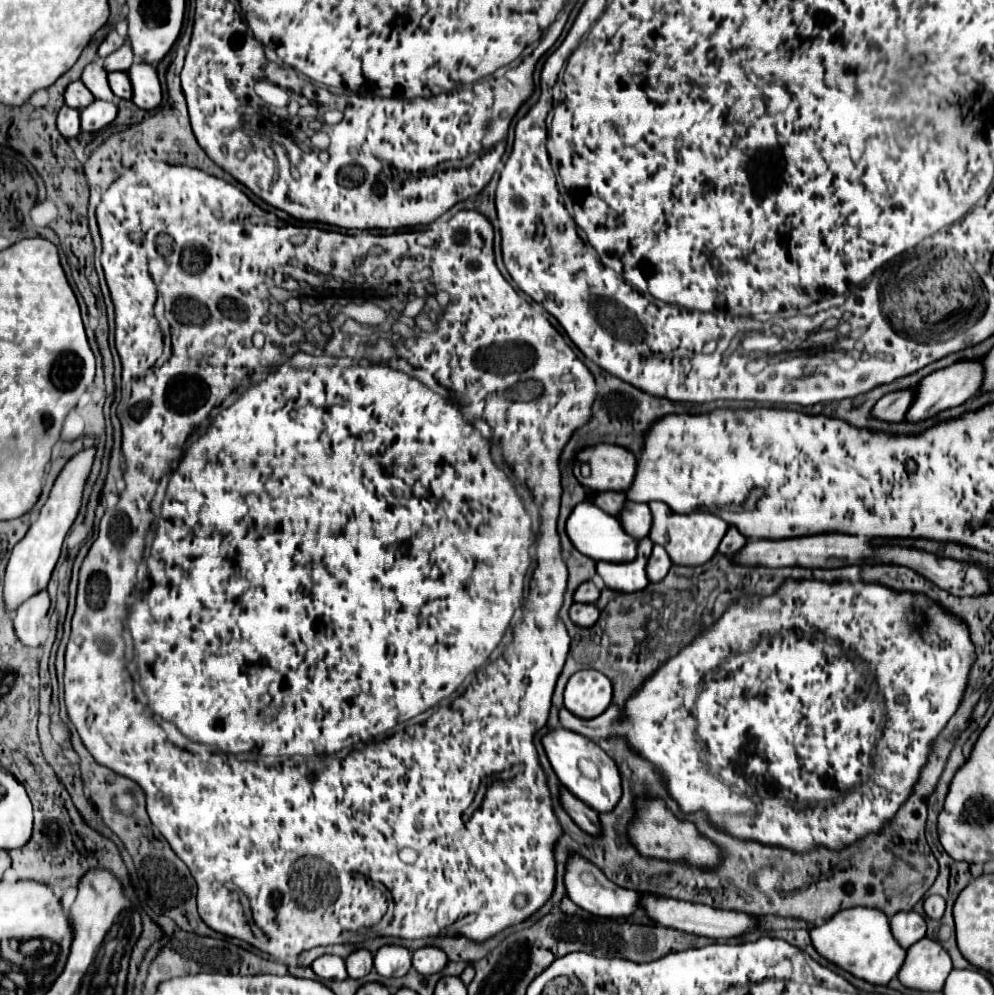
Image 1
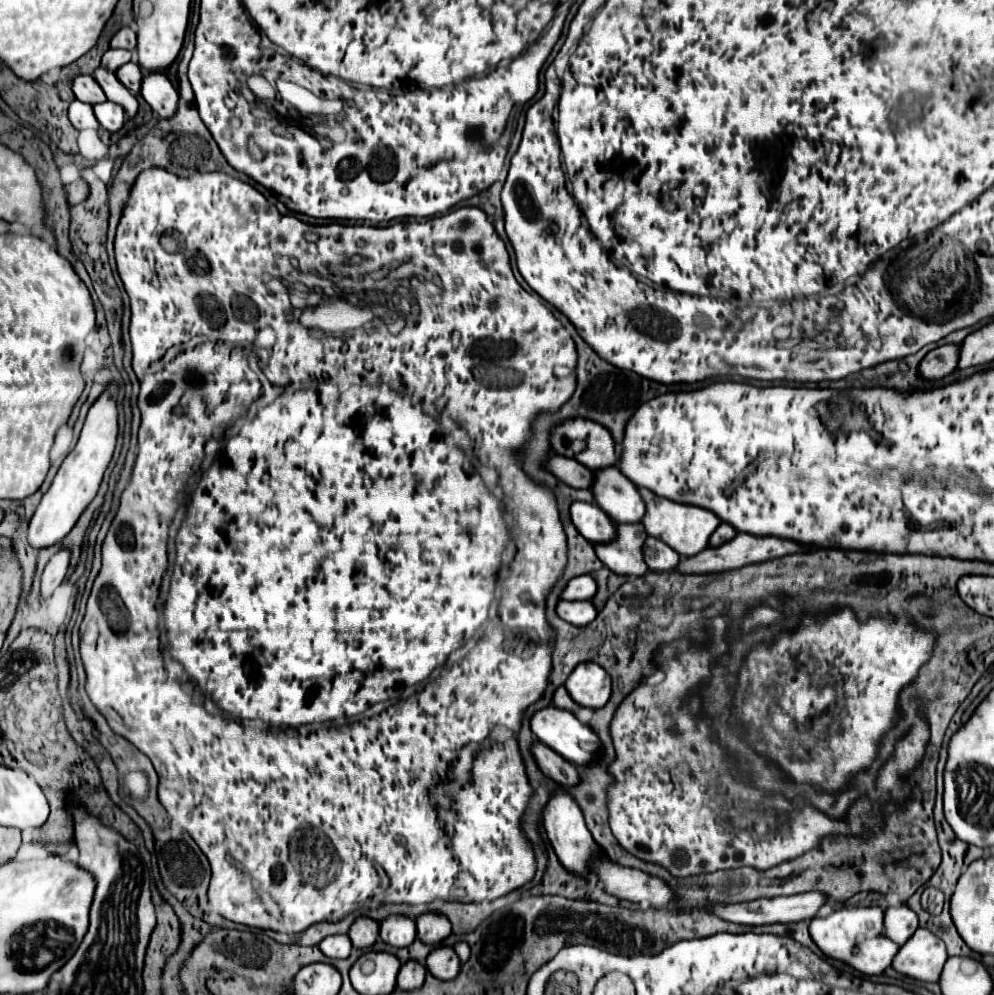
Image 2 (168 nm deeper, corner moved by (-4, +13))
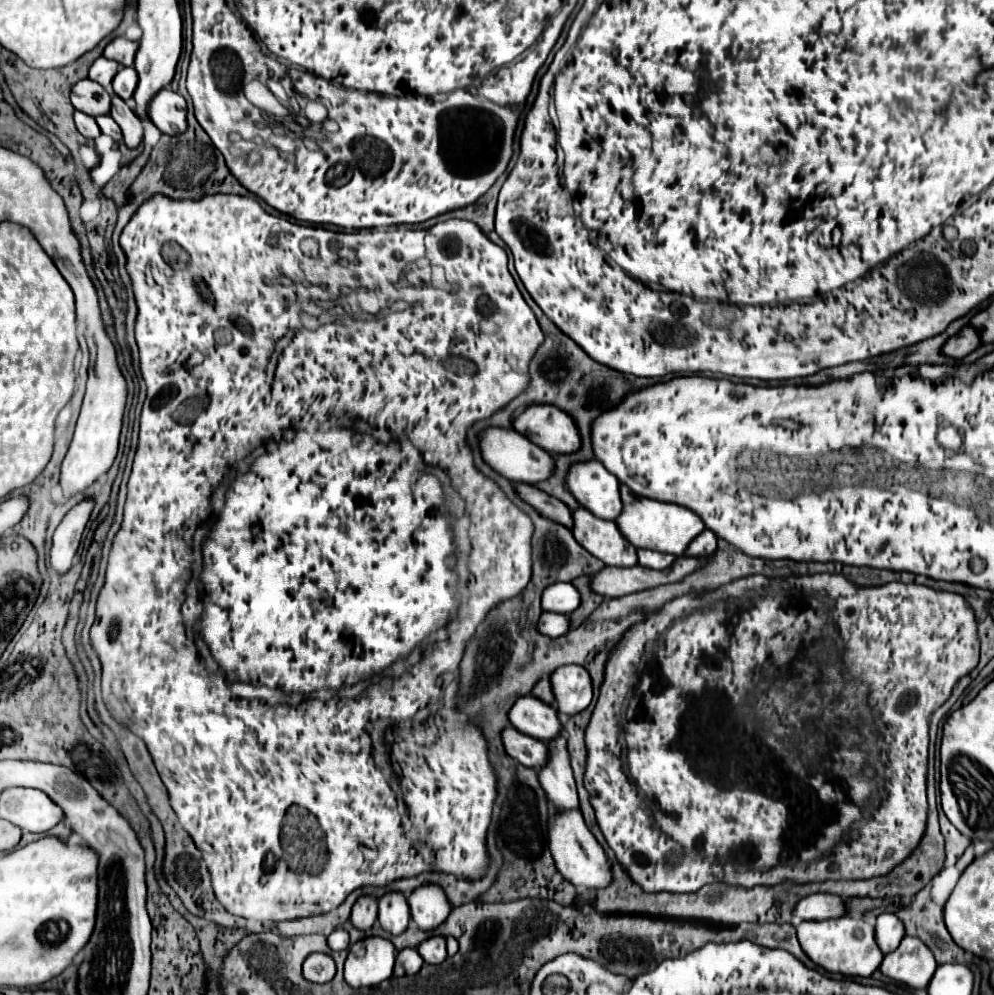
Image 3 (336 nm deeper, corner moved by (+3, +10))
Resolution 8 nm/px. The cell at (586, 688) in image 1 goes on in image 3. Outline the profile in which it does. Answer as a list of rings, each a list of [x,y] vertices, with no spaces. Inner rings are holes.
[[[562,665],[552,673],[556,709],[566,715],[584,711],[592,701],[592,679],[582,665]]]

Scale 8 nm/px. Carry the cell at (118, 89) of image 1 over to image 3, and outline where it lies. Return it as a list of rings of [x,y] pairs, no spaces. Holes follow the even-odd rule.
[[[120,67],[120,71],[116,73],[116,77],[112,81],[112,87],[114,87],[114,93],[118,93],[118,97],[122,97],[126,101],[132,97],[136,83],[138,83],[136,69],[134,67]]]

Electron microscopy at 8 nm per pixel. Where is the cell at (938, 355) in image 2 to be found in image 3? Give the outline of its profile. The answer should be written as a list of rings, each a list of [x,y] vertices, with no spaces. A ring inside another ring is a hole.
[[[964,327],[958,335],[950,337],[944,347],[942,347],[942,355],[952,357],[952,359],[962,359],[968,353],[972,353],[978,347],[978,333],[974,333],[974,329]]]

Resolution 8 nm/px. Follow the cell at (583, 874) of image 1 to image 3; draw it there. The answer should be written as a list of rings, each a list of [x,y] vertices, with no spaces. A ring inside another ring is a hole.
[[[558,737],[558,741],[550,741],[550,765],[538,773],[538,781],[546,793],[548,803],[554,813],[564,813],[578,809],[578,793],[570,769],[570,761],[566,757],[566,739]]]

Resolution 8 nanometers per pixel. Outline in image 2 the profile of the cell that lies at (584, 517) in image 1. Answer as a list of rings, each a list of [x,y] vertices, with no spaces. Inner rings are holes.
[[[573,502],[569,508],[569,514],[579,534],[589,542],[597,544],[597,542],[607,542],[615,538],[613,520],[597,504]]]

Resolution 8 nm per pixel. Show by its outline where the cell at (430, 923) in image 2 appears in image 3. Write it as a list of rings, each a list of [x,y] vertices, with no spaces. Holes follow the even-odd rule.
[[[426,885],[410,893],[408,897],[412,921],[420,931],[434,931],[440,927],[450,915],[452,907],[444,895],[444,891],[436,885]]]

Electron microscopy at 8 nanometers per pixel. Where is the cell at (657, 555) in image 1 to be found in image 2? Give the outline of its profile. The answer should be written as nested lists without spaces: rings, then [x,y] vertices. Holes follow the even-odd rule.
[[[657,538],[645,540],[643,556],[645,556],[645,564],[649,566],[651,572],[669,572],[681,560],[681,556],[673,548],[669,548],[665,542],[661,542]]]

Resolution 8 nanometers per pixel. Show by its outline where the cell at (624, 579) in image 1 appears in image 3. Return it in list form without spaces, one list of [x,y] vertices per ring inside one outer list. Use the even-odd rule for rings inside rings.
[[[580,507],[574,511],[576,541],[594,557],[598,557],[608,567],[634,567],[636,547],[620,533],[614,521],[604,521],[594,517],[588,509]]]

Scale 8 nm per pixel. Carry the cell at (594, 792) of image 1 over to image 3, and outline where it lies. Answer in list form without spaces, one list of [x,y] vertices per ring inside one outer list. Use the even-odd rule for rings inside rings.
[[[522,697],[522,701],[518,701],[518,705],[510,711],[510,721],[520,733],[544,743],[560,737],[564,731],[558,711],[536,697]]]

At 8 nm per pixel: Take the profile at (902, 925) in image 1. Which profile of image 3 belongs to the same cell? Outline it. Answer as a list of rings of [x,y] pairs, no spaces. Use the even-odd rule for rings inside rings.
[[[880,913],[876,919],[876,941],[884,953],[894,951],[904,937],[904,923],[894,913]]]

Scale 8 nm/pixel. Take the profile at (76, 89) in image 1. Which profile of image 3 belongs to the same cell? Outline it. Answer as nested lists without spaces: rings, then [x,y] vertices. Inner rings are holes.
[[[82,79],[72,87],[72,95],[70,101],[74,105],[74,109],[98,117],[98,115],[106,115],[110,111],[110,95],[106,93],[106,89],[90,79]]]

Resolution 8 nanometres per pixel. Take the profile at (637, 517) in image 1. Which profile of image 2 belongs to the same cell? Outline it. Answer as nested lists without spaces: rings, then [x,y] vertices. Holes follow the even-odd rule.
[[[609,466],[605,470],[595,470],[593,478],[597,478],[597,482],[593,484],[593,498],[597,502],[597,506],[601,506],[605,510],[605,514],[613,516],[615,522],[639,522],[645,514],[645,504],[635,488],[633,482],[629,482],[629,478],[625,478],[621,474],[621,470],[617,466]]]

